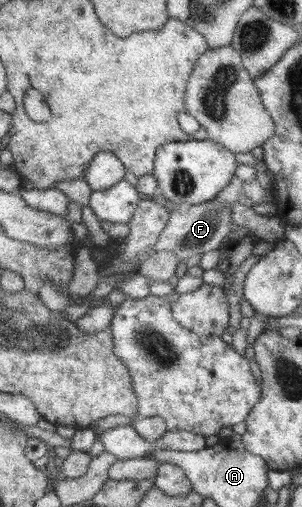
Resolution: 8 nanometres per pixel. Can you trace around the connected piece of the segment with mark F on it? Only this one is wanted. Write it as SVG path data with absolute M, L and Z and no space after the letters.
M218 197L198 205L191 205L187 212L171 211L169 222L166 222L161 236L150 252L163 250L174 252L180 263L183 260L187 261L195 254L213 251L219 248L225 237L231 232L229 224L233 221L230 214L230 204Z

